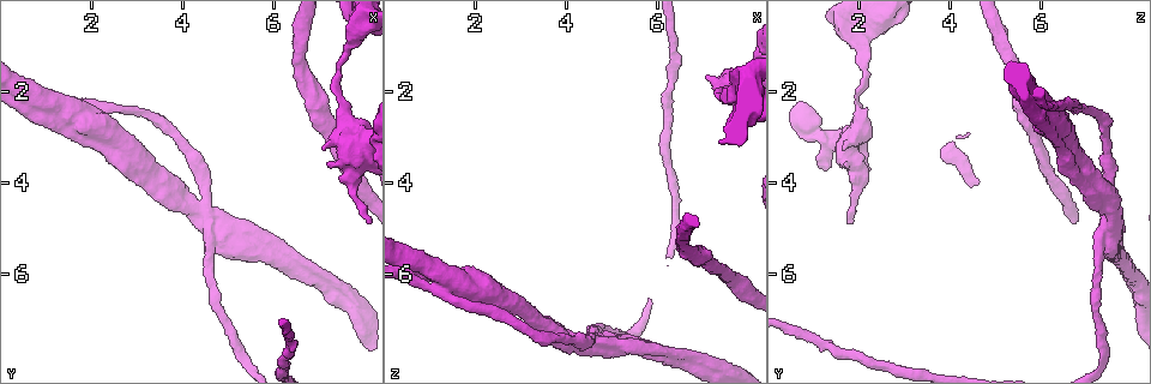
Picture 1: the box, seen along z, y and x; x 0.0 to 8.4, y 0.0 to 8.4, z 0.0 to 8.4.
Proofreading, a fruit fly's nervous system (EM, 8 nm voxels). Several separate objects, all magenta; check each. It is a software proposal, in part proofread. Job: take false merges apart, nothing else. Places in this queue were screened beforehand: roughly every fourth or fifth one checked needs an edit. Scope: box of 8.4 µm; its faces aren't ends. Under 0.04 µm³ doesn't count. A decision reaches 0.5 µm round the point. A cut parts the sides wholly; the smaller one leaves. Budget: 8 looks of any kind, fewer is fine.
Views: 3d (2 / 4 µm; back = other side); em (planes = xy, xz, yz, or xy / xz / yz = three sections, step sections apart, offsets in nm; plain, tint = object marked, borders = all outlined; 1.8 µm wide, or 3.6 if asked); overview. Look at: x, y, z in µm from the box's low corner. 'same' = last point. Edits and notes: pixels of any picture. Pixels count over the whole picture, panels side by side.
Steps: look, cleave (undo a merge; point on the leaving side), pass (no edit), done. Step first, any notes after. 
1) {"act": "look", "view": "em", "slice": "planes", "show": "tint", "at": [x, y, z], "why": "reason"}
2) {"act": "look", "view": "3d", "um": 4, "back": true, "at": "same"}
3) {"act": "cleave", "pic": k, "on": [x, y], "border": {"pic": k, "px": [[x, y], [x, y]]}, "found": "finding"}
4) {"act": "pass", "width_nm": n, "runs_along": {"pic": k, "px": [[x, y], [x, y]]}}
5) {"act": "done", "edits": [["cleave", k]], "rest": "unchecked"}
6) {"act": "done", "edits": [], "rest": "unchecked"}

{"act": "look", "view": "em", "slice": "planes", "show": "tint", "at": [2.95, 3.30, 6.65], "why": "a fork"}

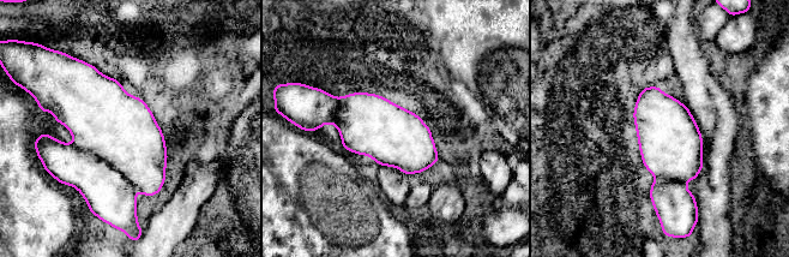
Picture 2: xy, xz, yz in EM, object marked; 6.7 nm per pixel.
{"act": "pass", "found": "all the same cell"}

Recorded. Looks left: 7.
{"act": "look", "view": "em", "slice": "planes", "show": "borders", "at": [4.25, 4.60, 7.55], "why": "calibre changes"}

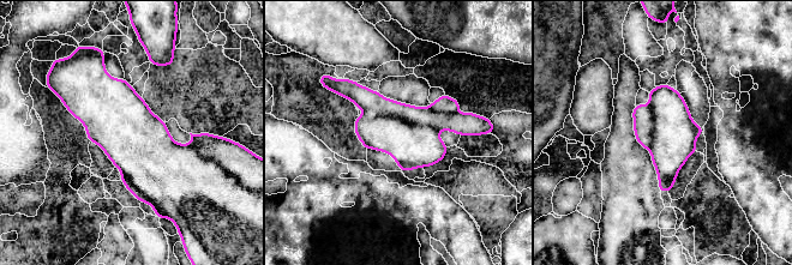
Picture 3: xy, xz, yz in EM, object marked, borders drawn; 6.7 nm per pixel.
{"act": "cleave", "pic": 3, "on": [444, 104], "border": {"pic": 3, "px": [[428, 107], [442, 113], [457, 112]]}, "found": "a second cell is stuck on"}

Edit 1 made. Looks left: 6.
{"act": "look", "view": "em", "slice": "planes", "show": "tint", "at": [7.85, 0.75, 1.75], "why": "sharp bend"}

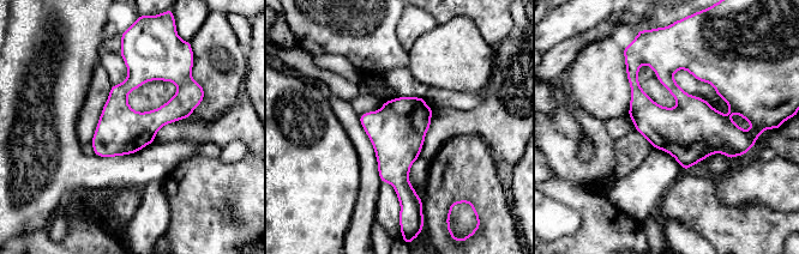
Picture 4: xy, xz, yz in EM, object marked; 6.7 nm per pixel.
{"act": "pass", "found": "continuous, no second cell"}

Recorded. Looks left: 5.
{"act": "look", "view": "3d", "um": 2, "at": [7.60, 2.90, 2.00], "why": "sharp bend"}

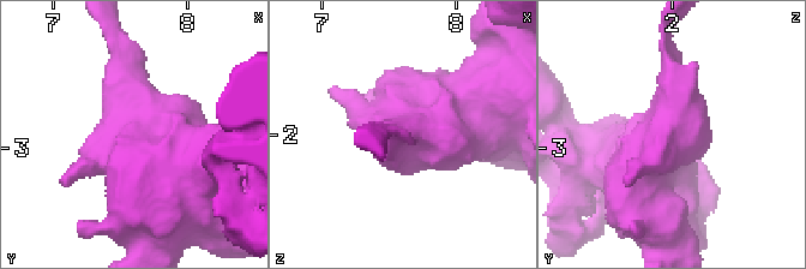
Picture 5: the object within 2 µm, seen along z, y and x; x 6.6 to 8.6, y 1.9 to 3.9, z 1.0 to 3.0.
{"act": "look", "view": "em", "slice": "yz", "step": 4, "show": "tint", "at": [7.62, 2.88, 2.00]}

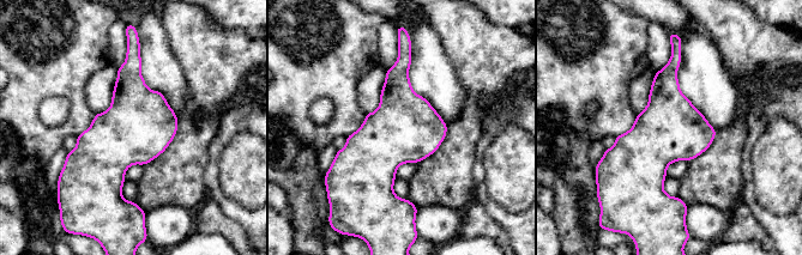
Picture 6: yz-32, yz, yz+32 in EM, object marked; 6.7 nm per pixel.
{"act": "look", "view": "em", "slice": "planes", "show": "tint", "at": "same"}

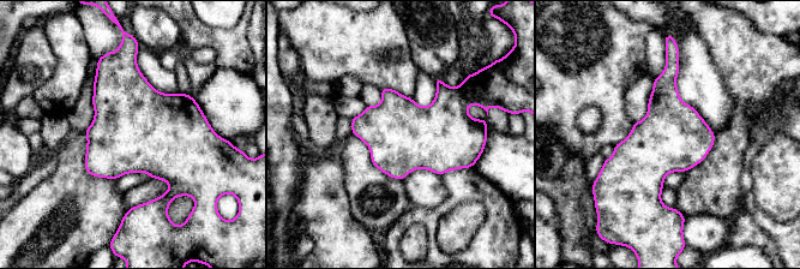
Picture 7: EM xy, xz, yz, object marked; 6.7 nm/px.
{"act": "pass", "found": "one cell here"}

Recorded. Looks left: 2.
{"act": "done", "edits": [["cleave", 3]], "rest": "unchecked"}

